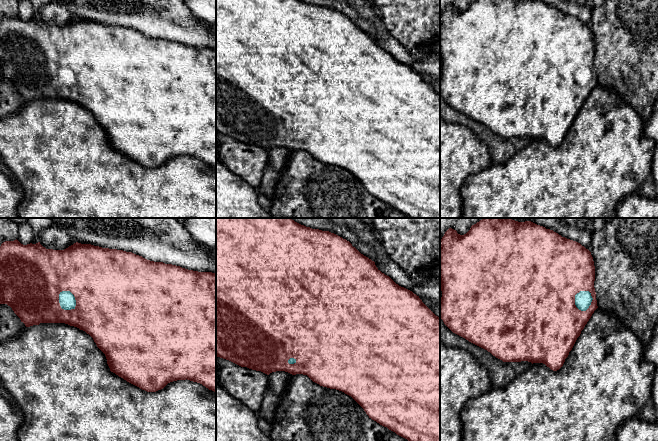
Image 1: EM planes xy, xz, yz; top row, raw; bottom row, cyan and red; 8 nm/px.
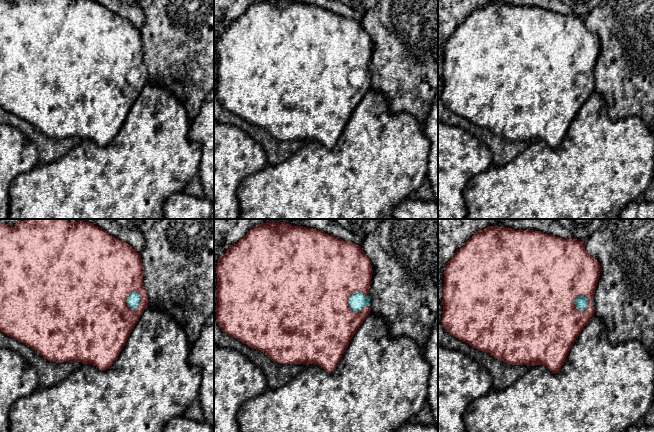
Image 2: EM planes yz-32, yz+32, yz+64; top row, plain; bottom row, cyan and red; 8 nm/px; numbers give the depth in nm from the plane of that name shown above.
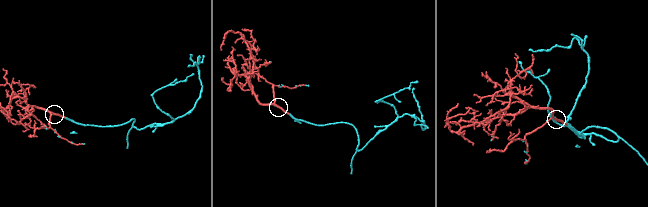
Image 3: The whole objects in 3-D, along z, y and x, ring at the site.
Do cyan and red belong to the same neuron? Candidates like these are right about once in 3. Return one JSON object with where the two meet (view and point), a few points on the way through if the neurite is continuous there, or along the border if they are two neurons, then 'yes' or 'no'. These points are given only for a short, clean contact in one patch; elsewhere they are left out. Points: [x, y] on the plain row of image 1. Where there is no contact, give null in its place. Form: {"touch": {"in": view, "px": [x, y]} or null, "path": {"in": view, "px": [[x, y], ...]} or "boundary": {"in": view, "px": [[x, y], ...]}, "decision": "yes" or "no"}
{"touch": {"in": "xy", "px": [73, 72]}, "decision": "yes"}

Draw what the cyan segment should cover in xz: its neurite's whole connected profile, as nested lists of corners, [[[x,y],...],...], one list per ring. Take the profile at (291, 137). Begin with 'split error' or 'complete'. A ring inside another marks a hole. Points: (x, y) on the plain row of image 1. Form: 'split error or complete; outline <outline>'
split error; outline [[[216,0],[216,132],[267,151],[276,147],[285,147],[292,151],[307,151],[320,162],[336,165],[351,172],[364,185],[369,194],[409,218],[440,218],[440,93],[436,92],[419,72],[399,62],[389,52],[382,49],[374,37],[361,30],[349,17],[329,7],[312,5],[301,0]]]

